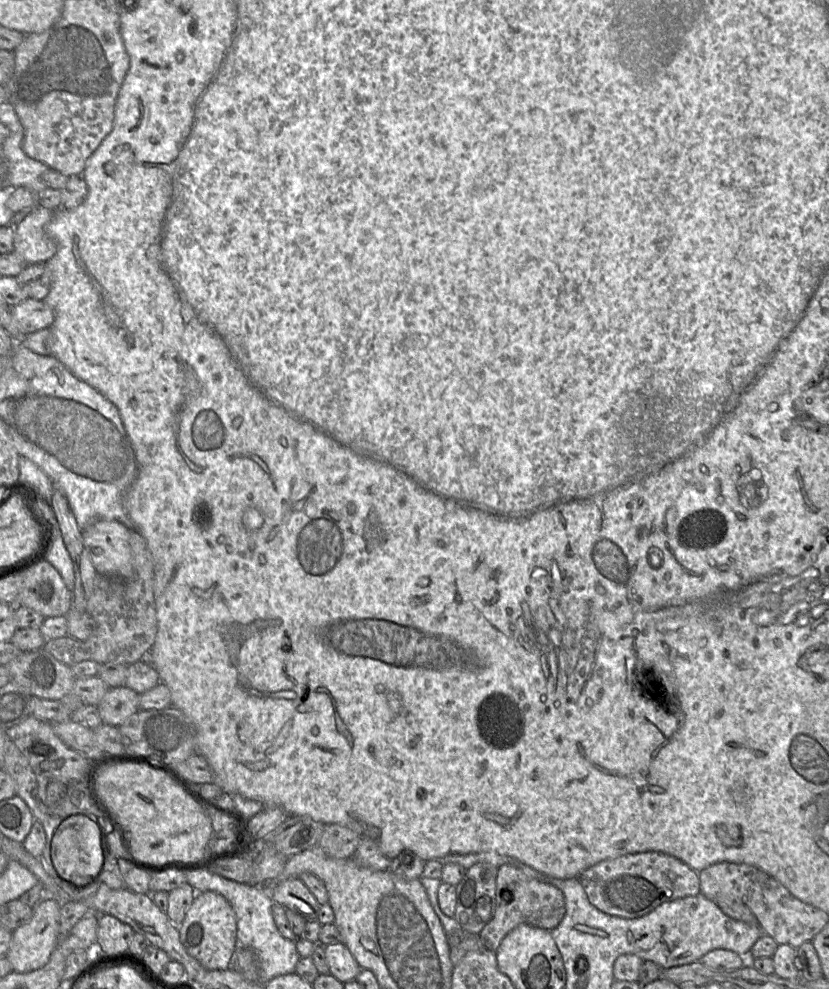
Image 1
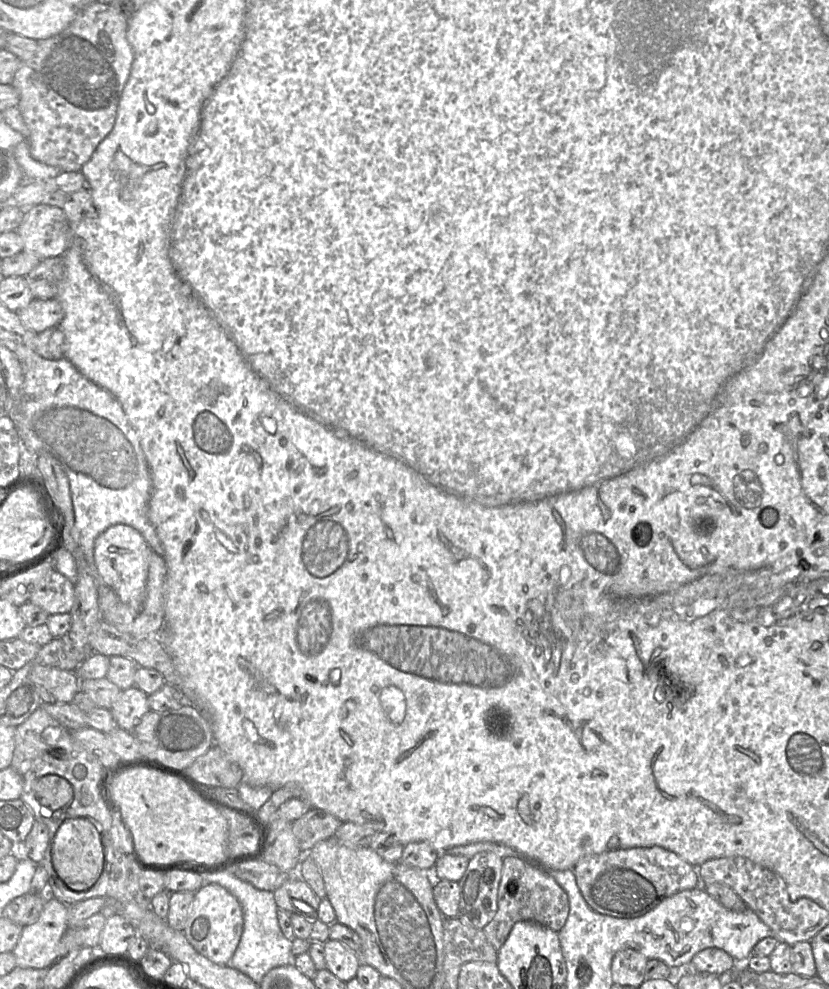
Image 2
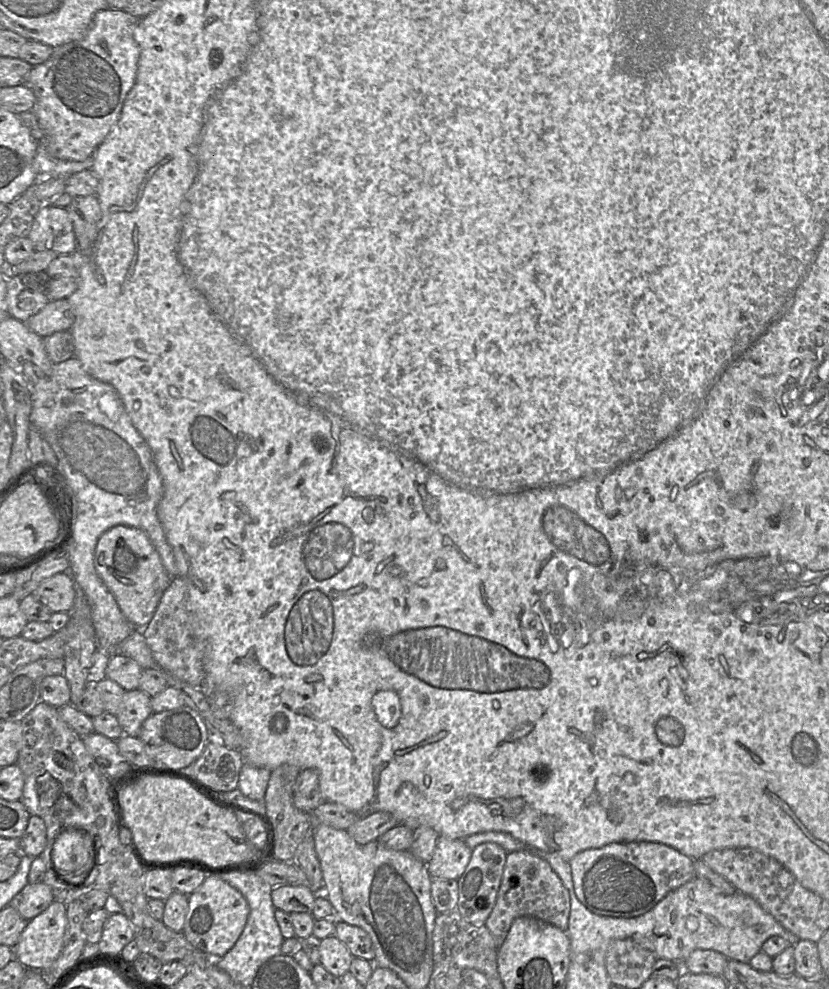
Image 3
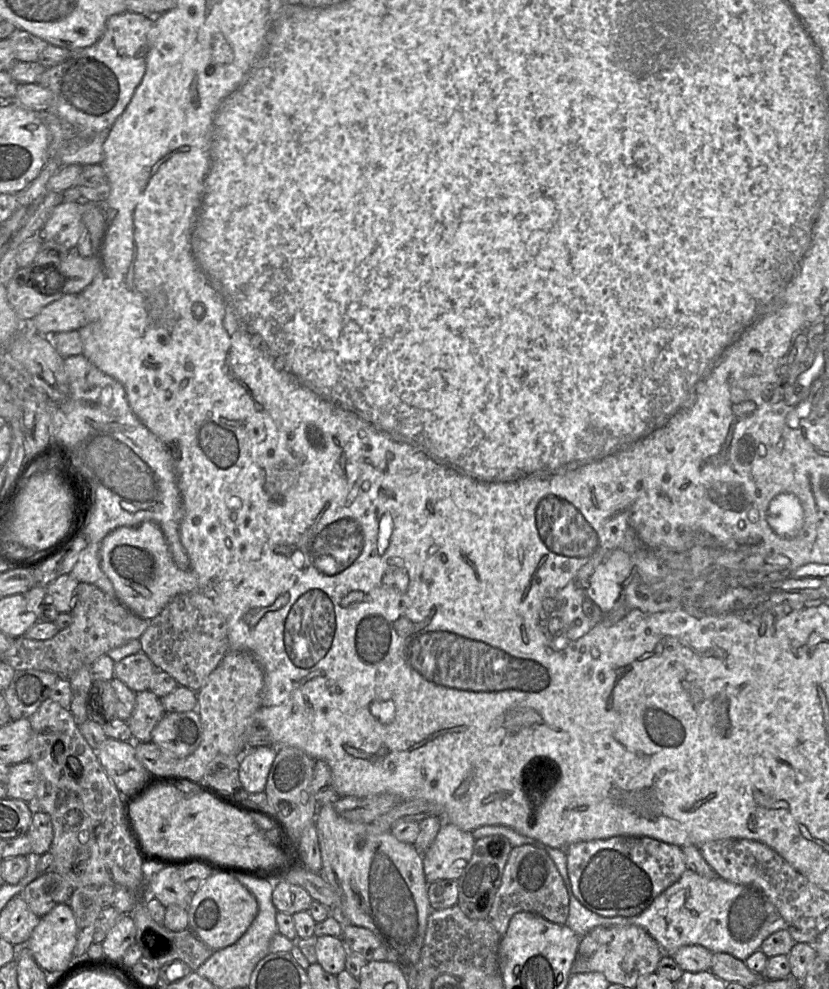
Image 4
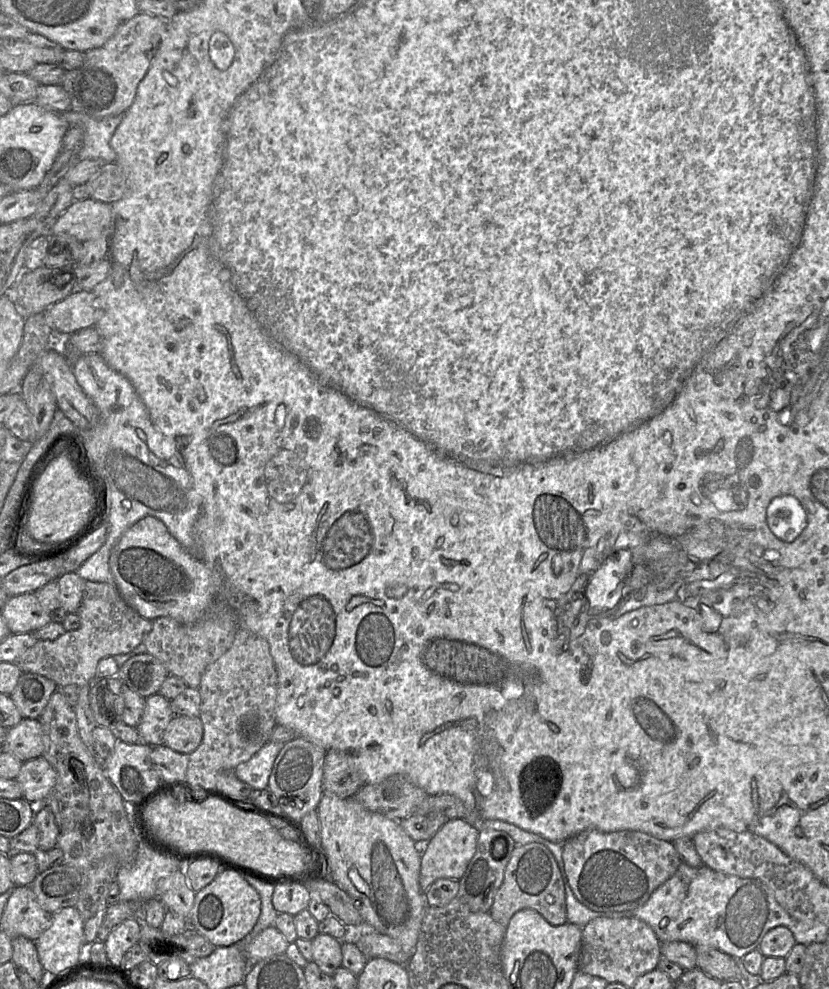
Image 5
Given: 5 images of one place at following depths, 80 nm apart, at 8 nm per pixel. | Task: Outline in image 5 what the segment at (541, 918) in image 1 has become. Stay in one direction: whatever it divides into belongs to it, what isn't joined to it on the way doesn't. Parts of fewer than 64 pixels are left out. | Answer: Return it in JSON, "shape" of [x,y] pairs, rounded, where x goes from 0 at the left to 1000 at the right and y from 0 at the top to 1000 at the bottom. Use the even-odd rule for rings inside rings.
{"shape":[[[653,852],[622,853],[590,923],[598,932],[610,938],[616,927],[634,918],[647,920],[665,935],[672,936],[684,932],[678,886],[668,865]]]}

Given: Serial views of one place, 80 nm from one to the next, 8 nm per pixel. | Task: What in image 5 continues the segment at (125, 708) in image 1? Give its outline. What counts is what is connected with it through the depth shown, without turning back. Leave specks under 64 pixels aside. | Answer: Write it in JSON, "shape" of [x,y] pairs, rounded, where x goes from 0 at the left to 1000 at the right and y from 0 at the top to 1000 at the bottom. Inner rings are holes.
{"shape":[[[191,701],[177,705],[170,729],[164,735],[170,750],[181,754],[197,753],[198,739],[210,724],[205,708]]]}

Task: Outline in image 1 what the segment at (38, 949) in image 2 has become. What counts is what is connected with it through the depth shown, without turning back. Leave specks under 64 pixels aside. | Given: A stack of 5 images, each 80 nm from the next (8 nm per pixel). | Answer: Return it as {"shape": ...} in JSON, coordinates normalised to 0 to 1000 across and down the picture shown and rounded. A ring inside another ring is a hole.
{"shape":[[[55,906],[40,917],[39,928],[14,942],[14,949],[7,968],[16,982],[33,984],[54,977],[71,954],[71,927],[74,912]]]}

